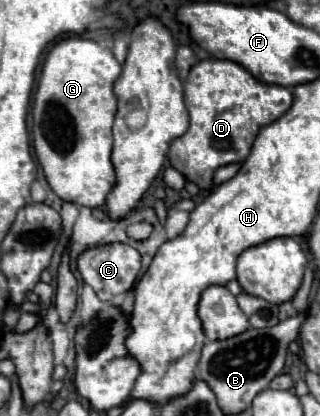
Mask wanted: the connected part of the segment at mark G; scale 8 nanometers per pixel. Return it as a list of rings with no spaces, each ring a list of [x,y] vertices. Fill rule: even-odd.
[[[88,38],[60,40],[44,60],[32,106],[32,138],[50,188],[66,202],[102,208],[116,184],[110,154],[116,116],[114,82],[120,72],[122,66],[112,50]]]

